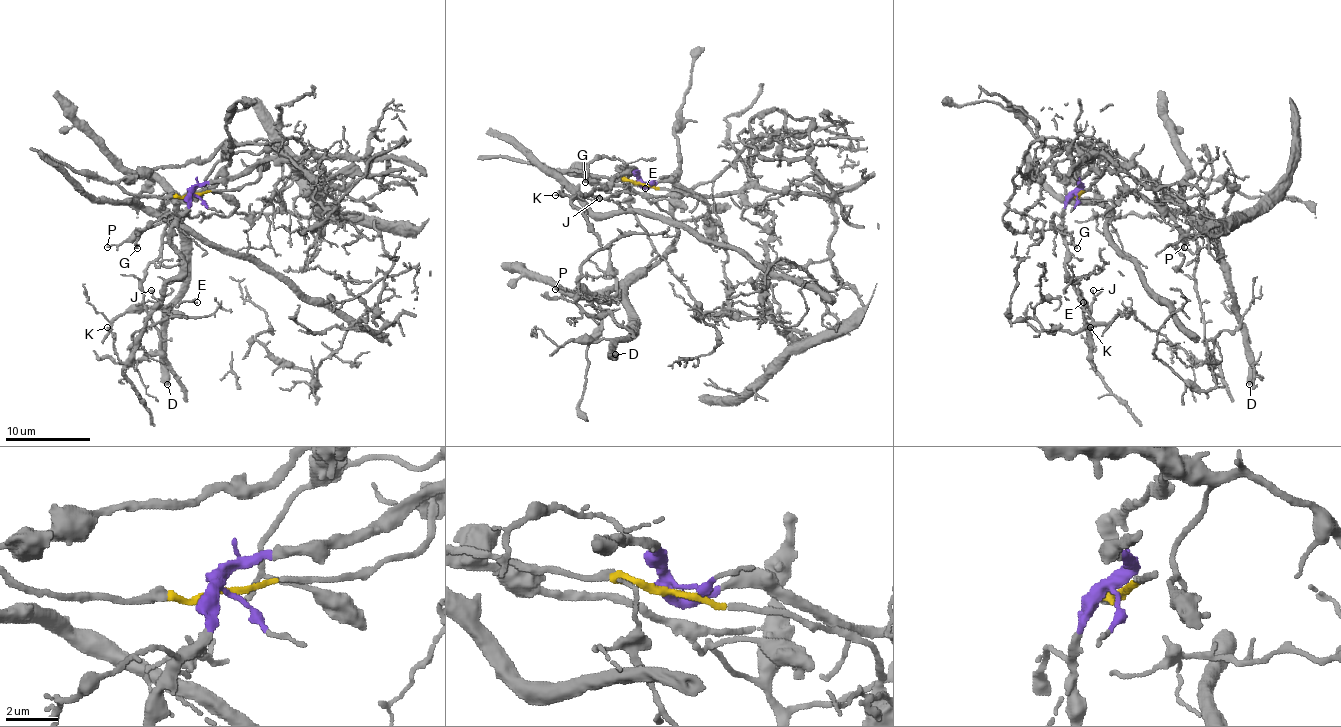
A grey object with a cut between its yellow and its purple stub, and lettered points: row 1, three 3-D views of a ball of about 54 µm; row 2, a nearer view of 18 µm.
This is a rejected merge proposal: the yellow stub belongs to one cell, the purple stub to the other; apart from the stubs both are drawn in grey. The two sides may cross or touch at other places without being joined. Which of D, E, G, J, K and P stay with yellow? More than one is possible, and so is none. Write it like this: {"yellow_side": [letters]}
{"yellow_side": ["D", "P"]}

